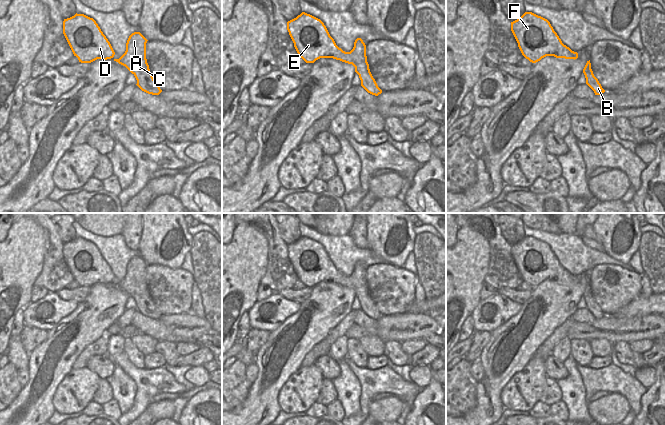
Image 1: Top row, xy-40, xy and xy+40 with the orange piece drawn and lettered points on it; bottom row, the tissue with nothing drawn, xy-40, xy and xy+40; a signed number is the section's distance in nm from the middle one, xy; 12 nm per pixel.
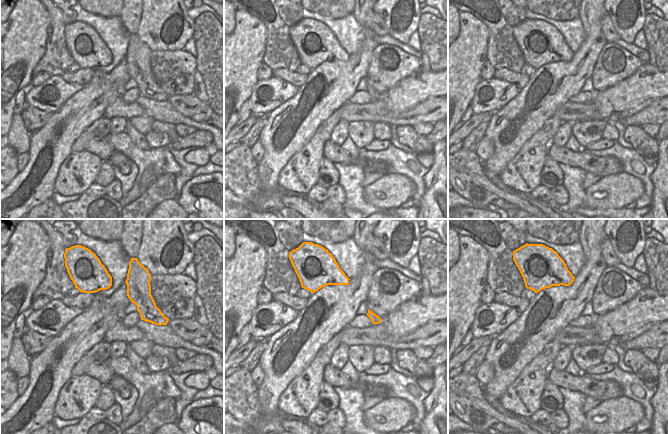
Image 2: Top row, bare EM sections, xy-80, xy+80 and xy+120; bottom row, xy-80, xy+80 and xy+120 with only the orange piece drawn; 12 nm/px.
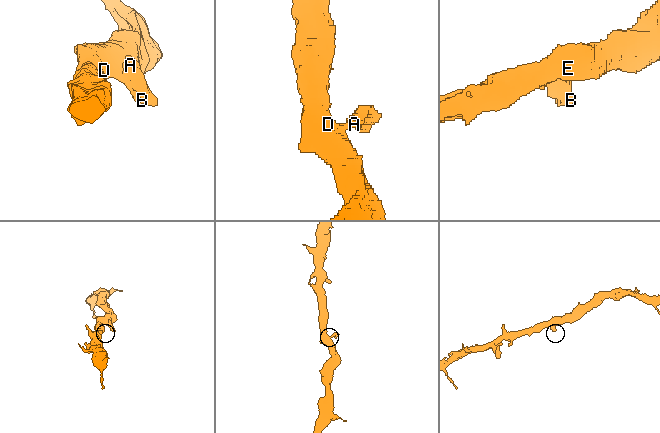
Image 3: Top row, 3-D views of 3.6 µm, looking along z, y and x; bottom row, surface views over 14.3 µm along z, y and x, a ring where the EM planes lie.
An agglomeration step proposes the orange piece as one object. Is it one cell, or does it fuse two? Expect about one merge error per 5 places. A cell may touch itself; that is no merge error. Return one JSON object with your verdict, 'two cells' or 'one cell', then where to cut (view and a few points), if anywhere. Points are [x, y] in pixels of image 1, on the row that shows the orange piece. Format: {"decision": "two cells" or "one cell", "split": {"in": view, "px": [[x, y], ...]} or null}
{"decision": "one cell", "split": null}

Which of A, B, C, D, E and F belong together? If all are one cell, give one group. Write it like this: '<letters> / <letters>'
A B C D E F

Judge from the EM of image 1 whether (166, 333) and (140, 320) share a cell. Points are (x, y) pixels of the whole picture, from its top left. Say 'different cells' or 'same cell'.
same cell

